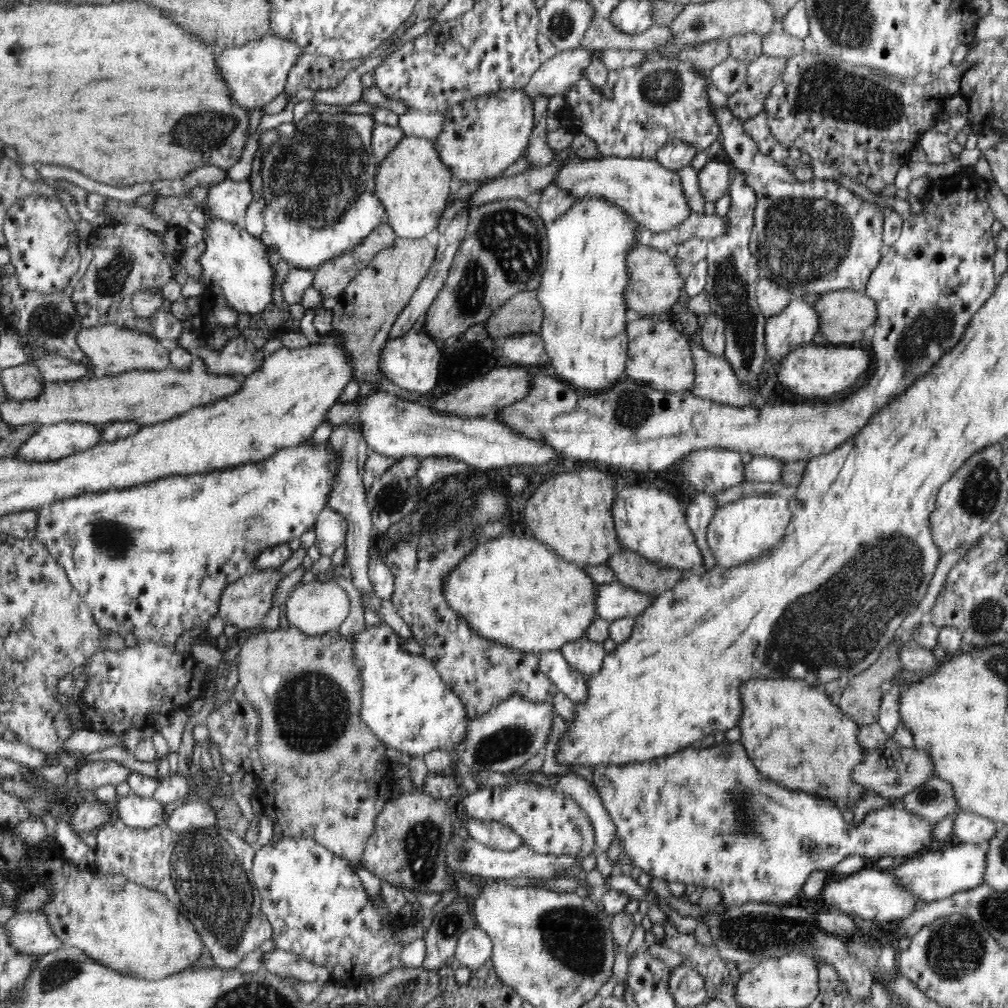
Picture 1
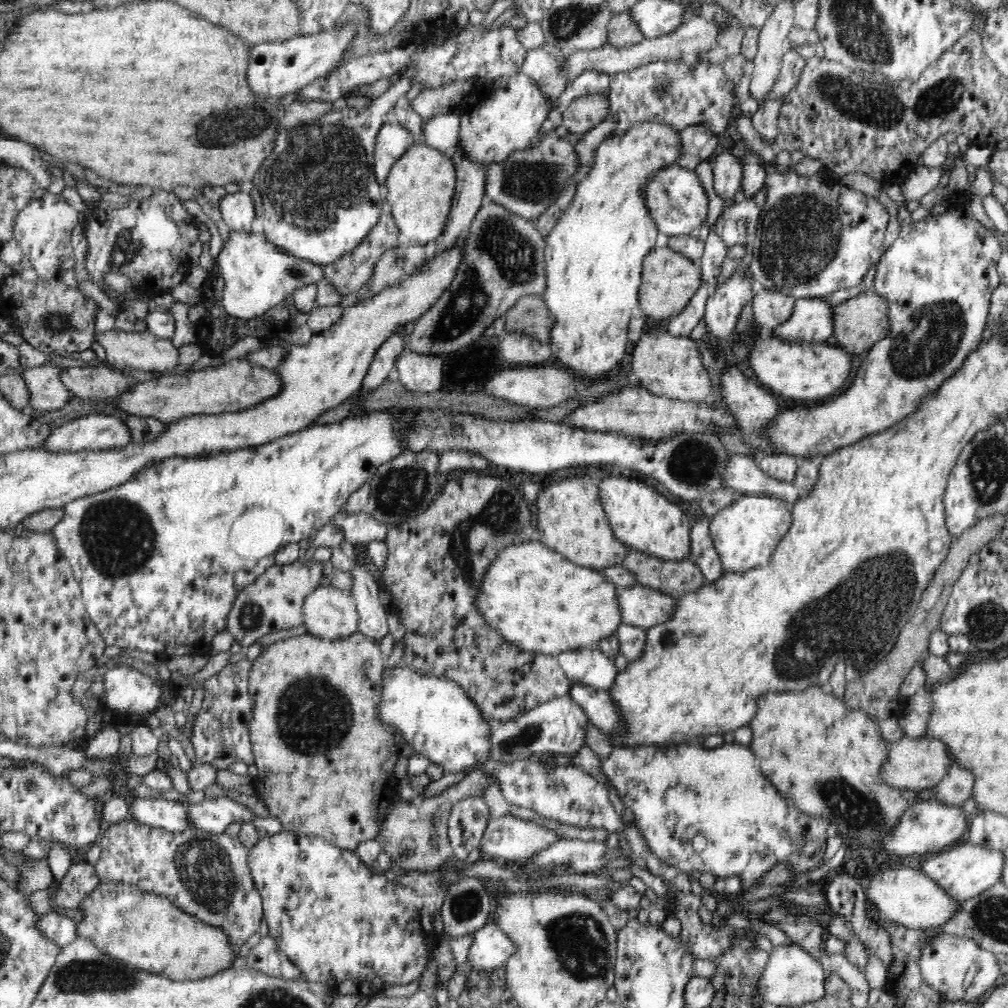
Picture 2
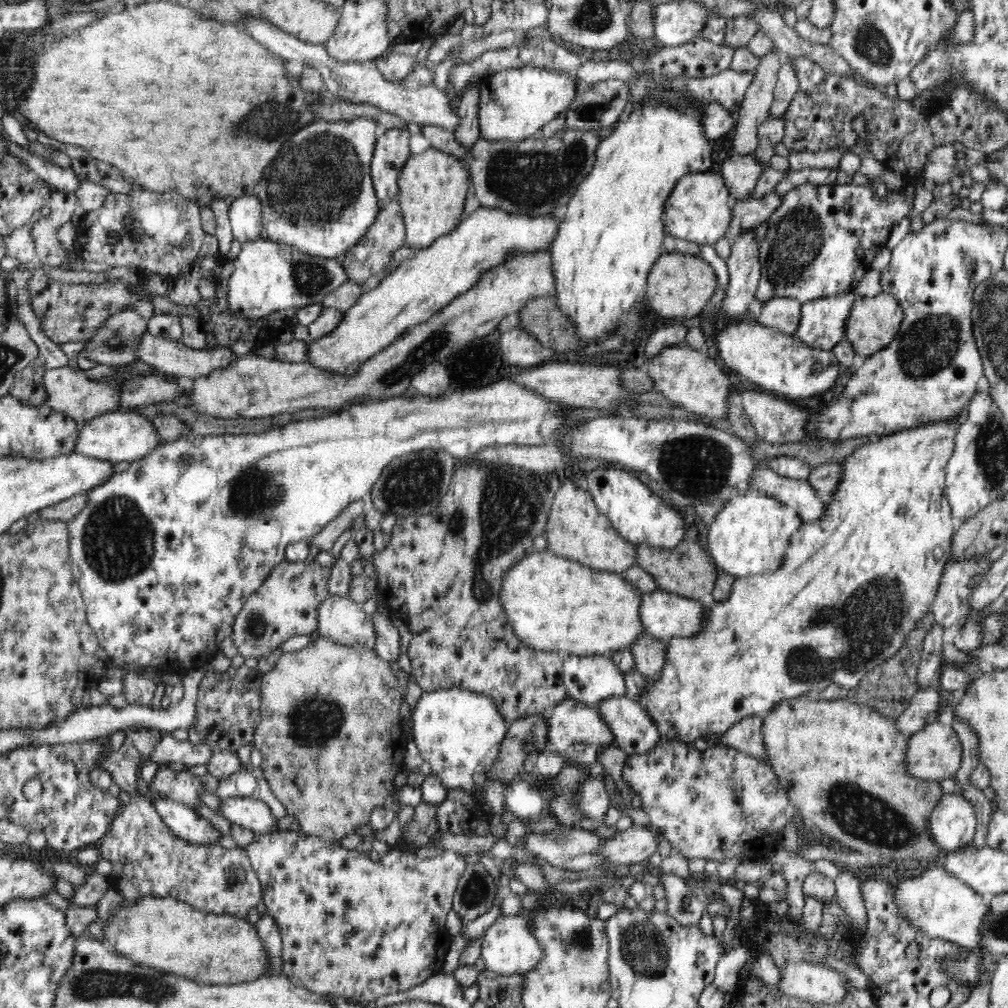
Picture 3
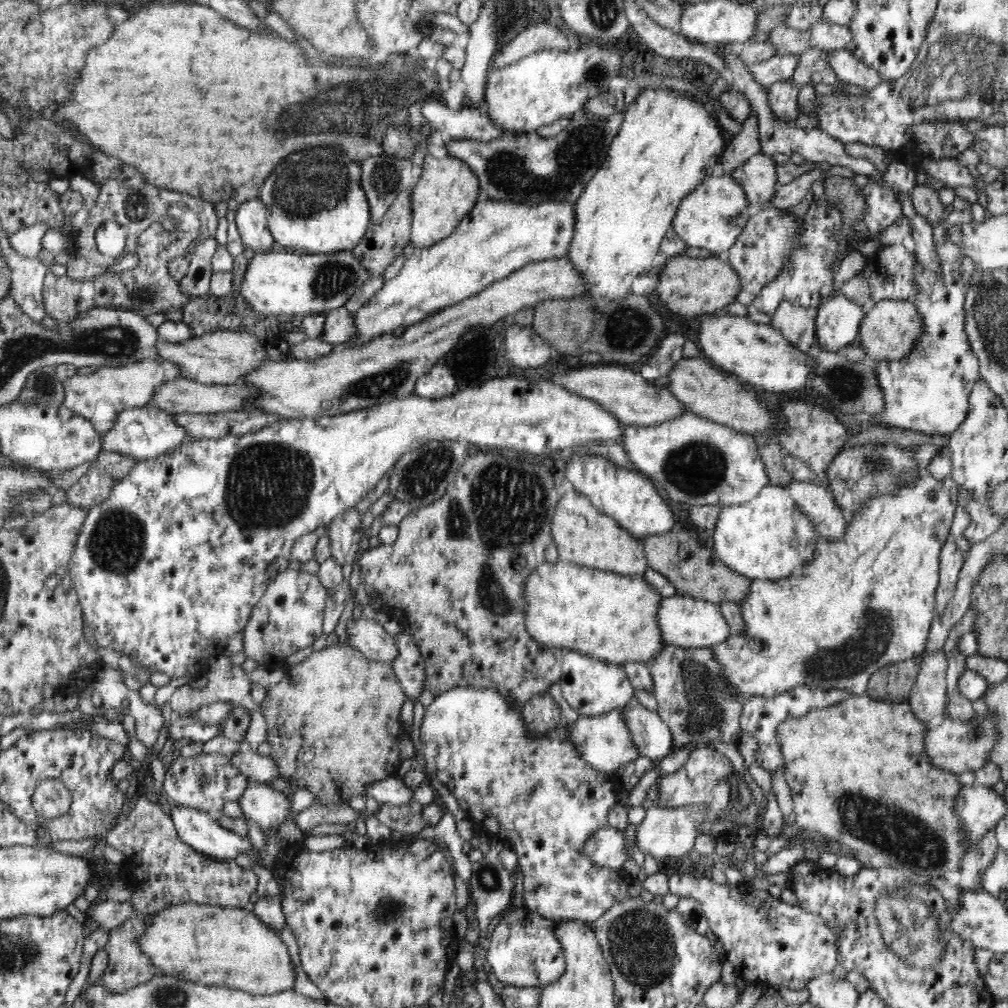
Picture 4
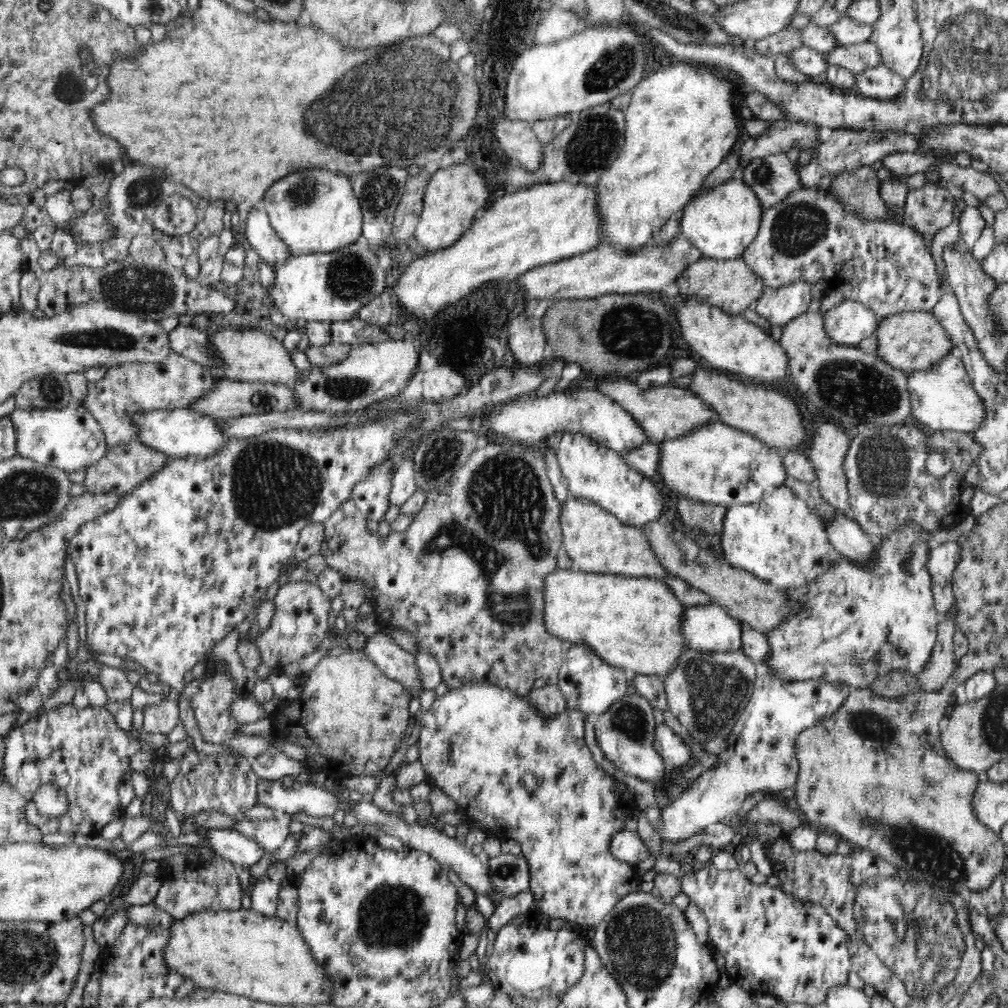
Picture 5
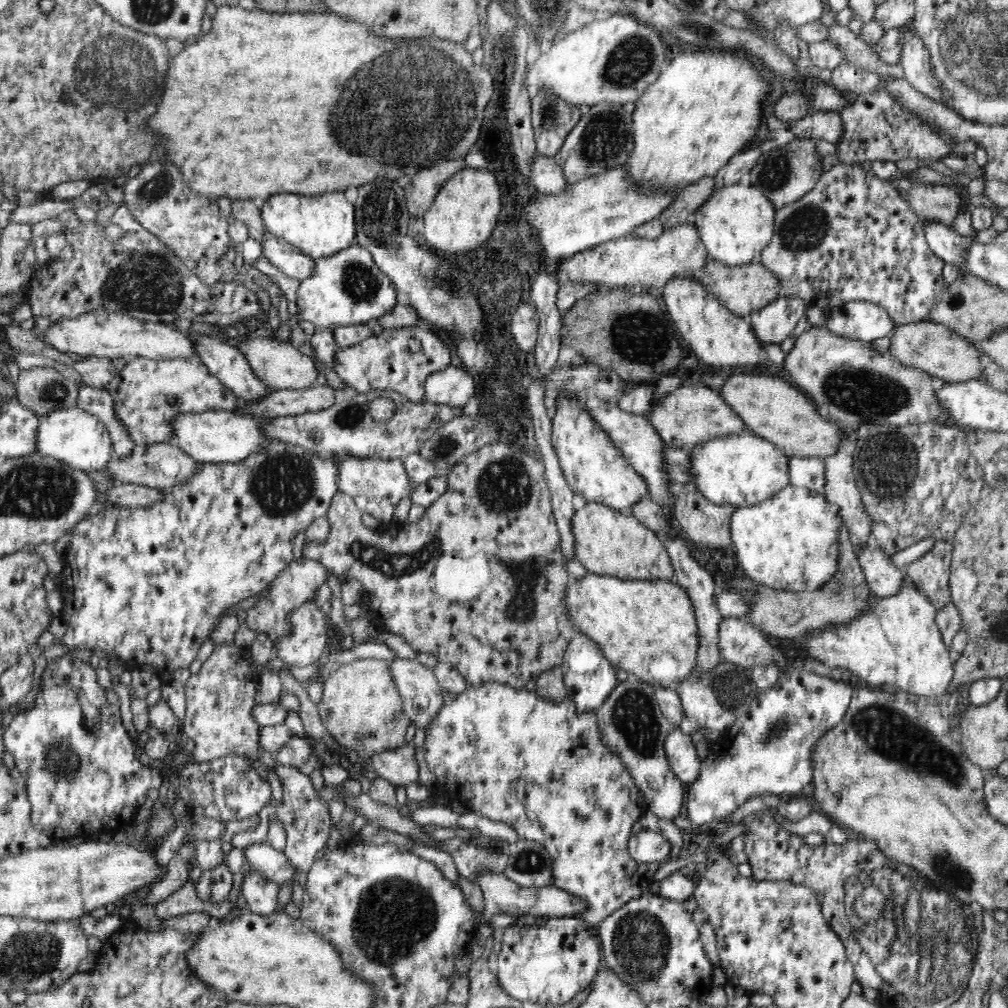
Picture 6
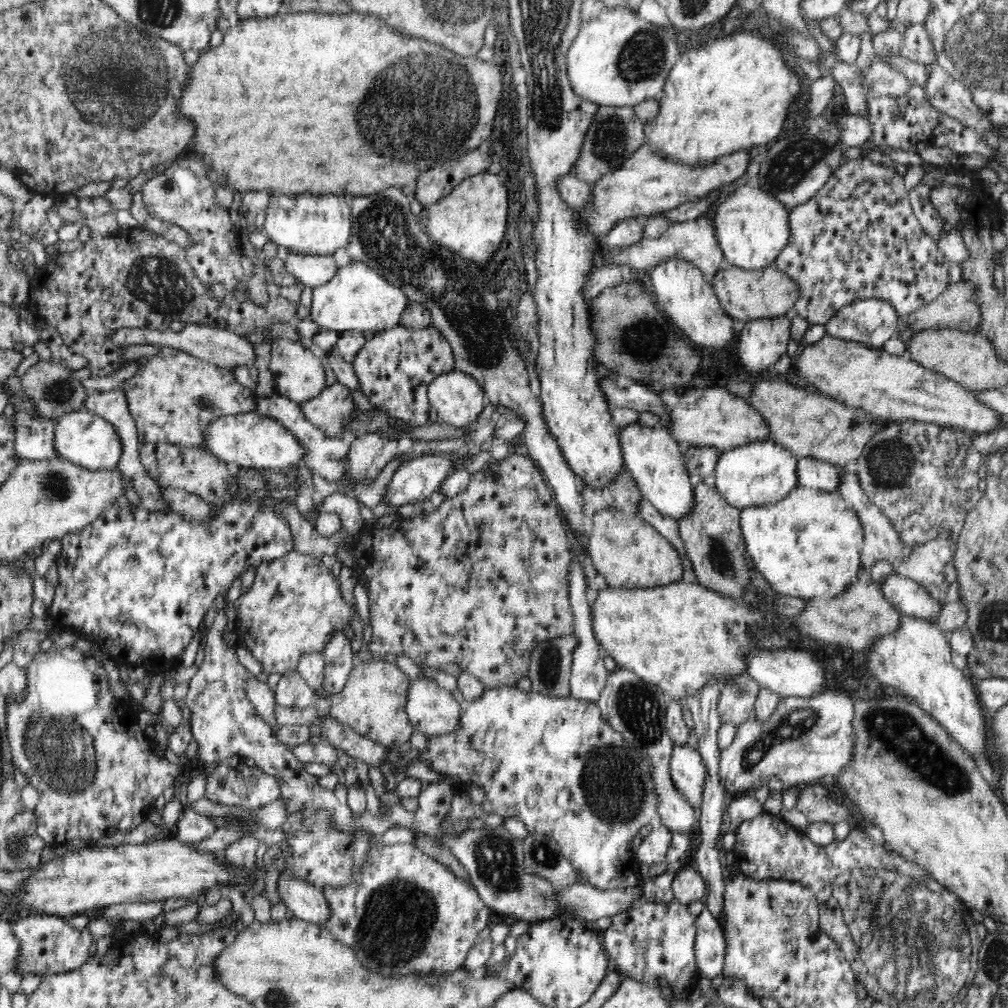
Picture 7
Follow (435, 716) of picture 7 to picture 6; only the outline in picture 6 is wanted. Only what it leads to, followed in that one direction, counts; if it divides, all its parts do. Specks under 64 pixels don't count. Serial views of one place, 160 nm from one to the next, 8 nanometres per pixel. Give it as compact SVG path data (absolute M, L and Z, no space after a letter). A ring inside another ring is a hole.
M394 658L388 661L390 674L403 700L403 709L416 728L426 728L435 713L442 708L443 688L428 667L418 660Z

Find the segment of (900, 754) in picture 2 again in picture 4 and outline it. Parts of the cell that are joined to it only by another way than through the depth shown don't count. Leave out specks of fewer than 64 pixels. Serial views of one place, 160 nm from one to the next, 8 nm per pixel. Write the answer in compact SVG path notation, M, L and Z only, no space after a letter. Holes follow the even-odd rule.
M977 706L975 719L960 720L950 716L929 725L924 738L924 752L934 767L942 771L959 775L961 772L975 772L982 768L982 764L990 759L995 746L995 737L998 736L998 727L994 727L994 717L983 714Z

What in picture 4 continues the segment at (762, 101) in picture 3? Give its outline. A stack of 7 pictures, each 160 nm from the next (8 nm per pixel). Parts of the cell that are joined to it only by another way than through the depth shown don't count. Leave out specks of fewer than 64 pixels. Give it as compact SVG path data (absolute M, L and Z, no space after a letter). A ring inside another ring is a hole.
M752 110L748 117L746 121L742 122L742 131L736 134L730 144L725 147L719 159L724 172L727 172L728 175L738 166L742 166L751 156L763 153L755 110Z

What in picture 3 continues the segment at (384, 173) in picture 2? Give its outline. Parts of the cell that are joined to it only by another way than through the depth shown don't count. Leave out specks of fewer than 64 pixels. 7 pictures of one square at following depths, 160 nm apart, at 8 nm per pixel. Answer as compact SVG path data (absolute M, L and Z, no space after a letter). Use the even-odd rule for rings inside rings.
M388 129L378 135L371 160L371 179L381 207L398 197L398 174L410 158L408 129Z

